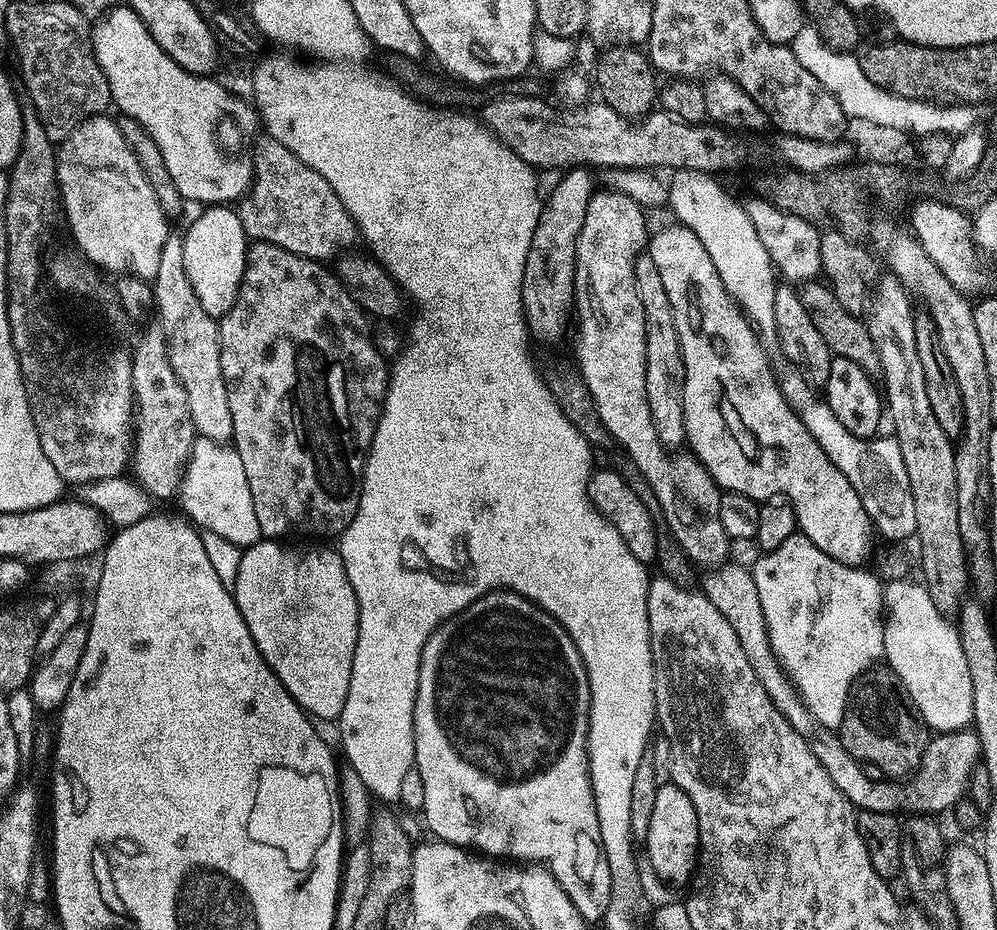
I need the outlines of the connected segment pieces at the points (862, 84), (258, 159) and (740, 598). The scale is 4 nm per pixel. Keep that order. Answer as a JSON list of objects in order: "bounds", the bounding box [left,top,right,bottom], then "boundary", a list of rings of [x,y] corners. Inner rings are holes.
[{"bounds":[792,26,977,138],"boundary":[[[810,26],[798,30],[798,34],[792,39],[792,53],[834,94],[838,106],[842,106],[845,117],[866,118],[867,121],[878,123],[879,126],[888,126],[891,129],[907,133],[912,138],[924,135],[946,135],[955,138],[977,127],[977,109],[972,106],[922,106],[920,101],[894,96],[892,93],[882,90],[882,86],[874,86],[866,74],[862,74],[862,66],[858,66],[855,55],[852,52],[833,52],[829,44],[824,43],[823,38]]]},{"bounds":[238,138,358,262],"boundary":[[[264,138],[252,153],[252,186],[239,201],[238,211],[249,241],[270,242],[311,260],[332,262],[358,244],[354,218],[342,206],[324,173],[310,170],[282,142]],[[340,252],[340,253],[339,253]],[[337,255],[337,256],[336,256]],[[336,256],[336,257],[335,257]]]},{"bounds":[702,562,901,813],"boundary":[[[725,562],[719,568],[709,571],[705,575],[708,577],[704,580],[702,591],[706,598],[710,598],[710,602],[714,602],[714,606],[718,606],[722,618],[726,618],[726,622],[730,622],[730,626],[742,646],[742,651],[746,654],[746,658],[750,658],[750,666],[753,668],[754,674],[758,674],[758,682],[762,682],[762,690],[766,690],[766,694],[770,694],[770,702],[774,702],[774,706],[782,714],[782,718],[786,718],[786,722],[790,722],[790,726],[794,726],[794,730],[798,730],[798,734],[802,734],[802,738],[808,740],[818,762],[822,762],[822,766],[826,766],[826,774],[830,774],[830,782],[834,782],[834,786],[838,786],[838,790],[842,790],[842,794],[852,803],[853,808],[861,812],[895,813],[896,807],[900,804],[901,785],[889,782],[884,778],[875,780],[866,778],[864,765],[849,754],[846,746],[842,746],[839,735],[831,728],[824,728],[818,722],[818,718],[814,718],[814,714],[810,714],[806,702],[796,689],[796,683],[784,671],[784,667],[780,665],[780,659],[772,649],[770,634],[766,626],[766,614],[762,610],[762,598],[758,598],[758,586],[754,586],[751,571],[740,564],[732,563]]]}]

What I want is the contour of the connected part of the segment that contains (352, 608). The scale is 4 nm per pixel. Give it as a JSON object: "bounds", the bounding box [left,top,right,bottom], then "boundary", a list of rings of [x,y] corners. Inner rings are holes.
{"bounds":[234,538,358,721],"boundary":[[[261,538],[256,541],[255,544],[248,545],[247,548],[243,549],[241,554],[241,565],[238,566],[238,574],[236,585],[234,587],[234,595],[236,597],[236,603],[238,606],[238,610],[242,614],[242,618],[246,622],[246,626],[250,630],[250,634],[254,638],[254,642],[258,646],[258,650],[262,654],[262,658],[268,663],[270,666],[270,670],[274,670],[274,674],[280,680],[280,687],[283,691],[288,692],[296,701],[298,702],[298,706],[303,708],[305,712],[308,713],[309,717],[317,718],[316,716],[321,716],[324,720],[332,720],[335,721],[342,714],[342,706],[344,705],[344,693],[350,690],[350,670],[352,669],[352,646],[358,642],[358,608],[355,596],[352,594],[352,587],[350,586],[350,582],[344,578],[344,563],[342,562],[342,558],[338,555],[337,549],[335,547],[332,548],[304,548],[299,552],[296,548],[287,548],[287,543],[281,542],[276,538]]]}

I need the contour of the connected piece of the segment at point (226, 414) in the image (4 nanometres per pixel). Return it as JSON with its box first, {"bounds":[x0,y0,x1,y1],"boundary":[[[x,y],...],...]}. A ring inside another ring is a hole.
{"bounds":[151,234,232,442],"boundary":[[[169,234],[158,254],[158,274],[151,281],[154,304],[160,307],[158,323],[168,340],[168,357],[178,382],[186,390],[186,402],[190,402],[190,418],[197,433],[211,440],[228,442],[232,439],[230,402],[226,402],[226,382],[222,378],[220,357],[220,326],[217,317],[206,314],[198,306],[194,286],[186,278],[186,266],[182,255],[183,235]]]}

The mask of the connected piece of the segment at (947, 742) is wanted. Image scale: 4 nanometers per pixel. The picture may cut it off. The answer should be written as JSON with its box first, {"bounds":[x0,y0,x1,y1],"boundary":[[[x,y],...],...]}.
{"bounds":[904,731,981,814],"boundary":[[[975,731],[941,732],[929,739],[926,750],[920,759],[920,767],[911,777],[904,800],[910,807],[924,814],[937,814],[955,809],[959,800],[965,799],[971,782],[974,766],[981,763],[980,740]]]}

